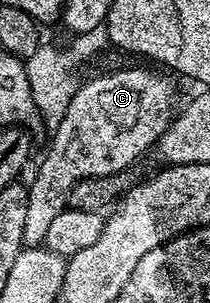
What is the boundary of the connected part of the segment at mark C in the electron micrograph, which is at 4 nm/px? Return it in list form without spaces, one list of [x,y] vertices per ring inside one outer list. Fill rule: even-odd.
[[[112,70],[78,86],[62,124],[51,131],[52,147],[41,160],[36,179],[28,186],[25,247],[36,248],[43,243],[54,216],[65,210],[70,192],[82,179],[123,174],[155,147],[173,122],[177,109],[172,99],[176,86],[164,74],[152,70]]]

